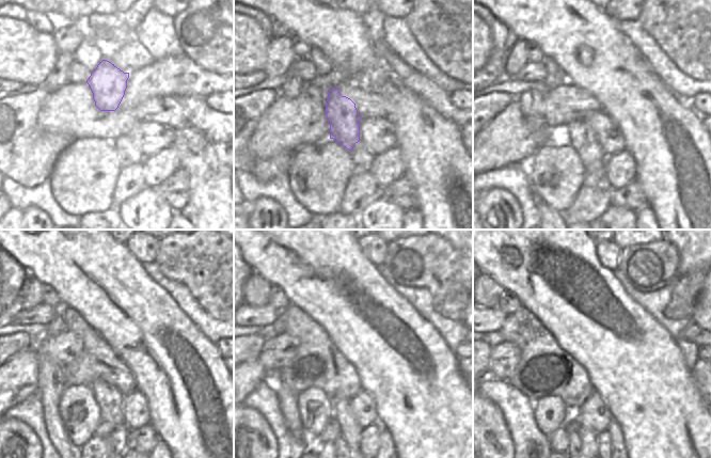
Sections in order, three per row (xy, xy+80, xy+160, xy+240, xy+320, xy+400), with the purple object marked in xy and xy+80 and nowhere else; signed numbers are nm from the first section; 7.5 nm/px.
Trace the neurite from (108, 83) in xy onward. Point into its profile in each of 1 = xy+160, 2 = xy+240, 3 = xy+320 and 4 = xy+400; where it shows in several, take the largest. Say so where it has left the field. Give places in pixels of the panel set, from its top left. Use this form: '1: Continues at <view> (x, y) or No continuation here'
1: Continues at xy+160 (579, 135)
2: Continues at xy+240 (109, 399)
3: Continues at xy+320 (342, 412)
4: Continues at xy+400 (589, 446).

